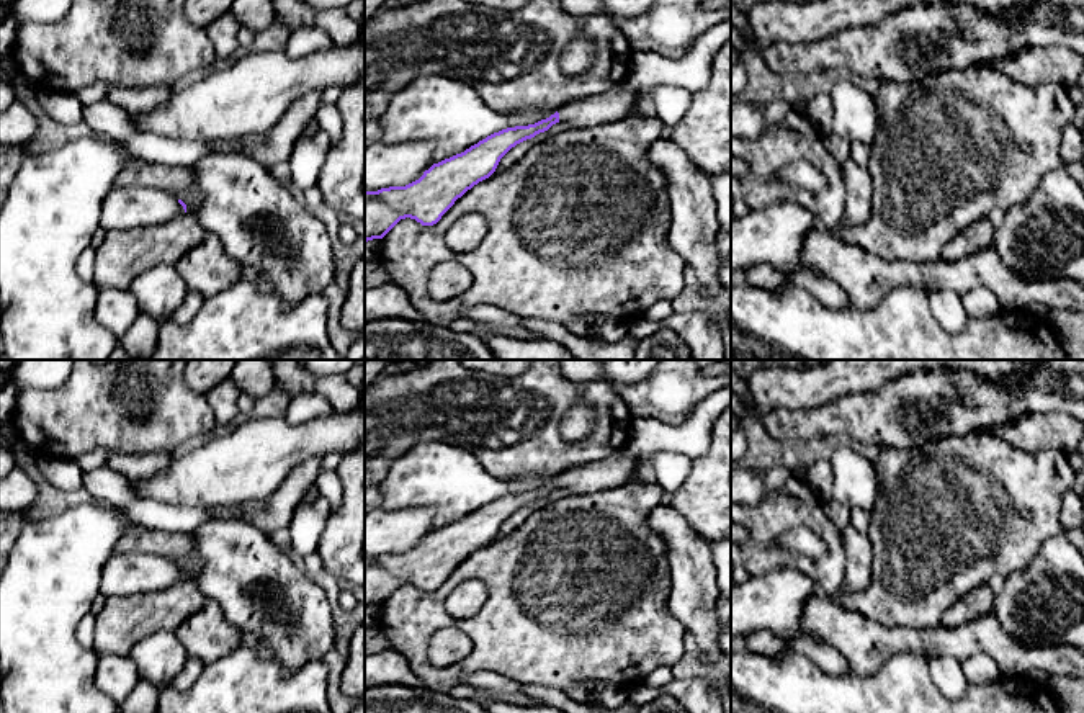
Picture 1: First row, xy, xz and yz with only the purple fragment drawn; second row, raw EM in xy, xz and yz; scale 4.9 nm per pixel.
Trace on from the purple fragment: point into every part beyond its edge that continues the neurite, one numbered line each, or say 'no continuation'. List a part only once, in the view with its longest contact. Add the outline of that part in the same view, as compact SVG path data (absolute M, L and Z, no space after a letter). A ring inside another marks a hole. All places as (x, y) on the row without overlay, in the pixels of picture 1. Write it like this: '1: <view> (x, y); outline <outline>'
1: xz (613, 471); outline M621 448L595 463L572 466L558 476L559 487L569 496L589 496L626 486L639 458Z

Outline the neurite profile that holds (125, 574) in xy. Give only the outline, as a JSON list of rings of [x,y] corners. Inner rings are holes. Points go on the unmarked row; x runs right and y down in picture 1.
[[[114,553],[101,569],[100,594],[110,599],[159,592],[183,579],[178,566],[163,556]]]

